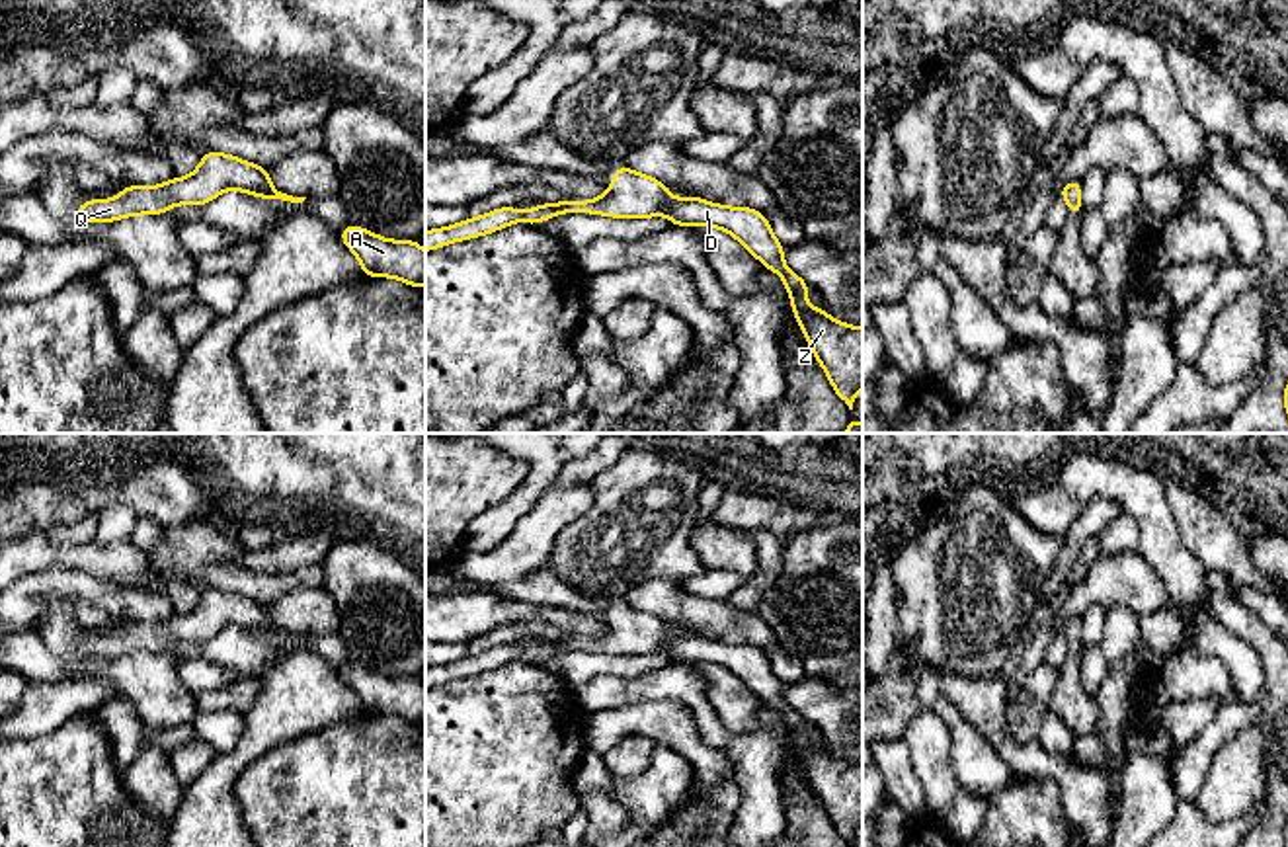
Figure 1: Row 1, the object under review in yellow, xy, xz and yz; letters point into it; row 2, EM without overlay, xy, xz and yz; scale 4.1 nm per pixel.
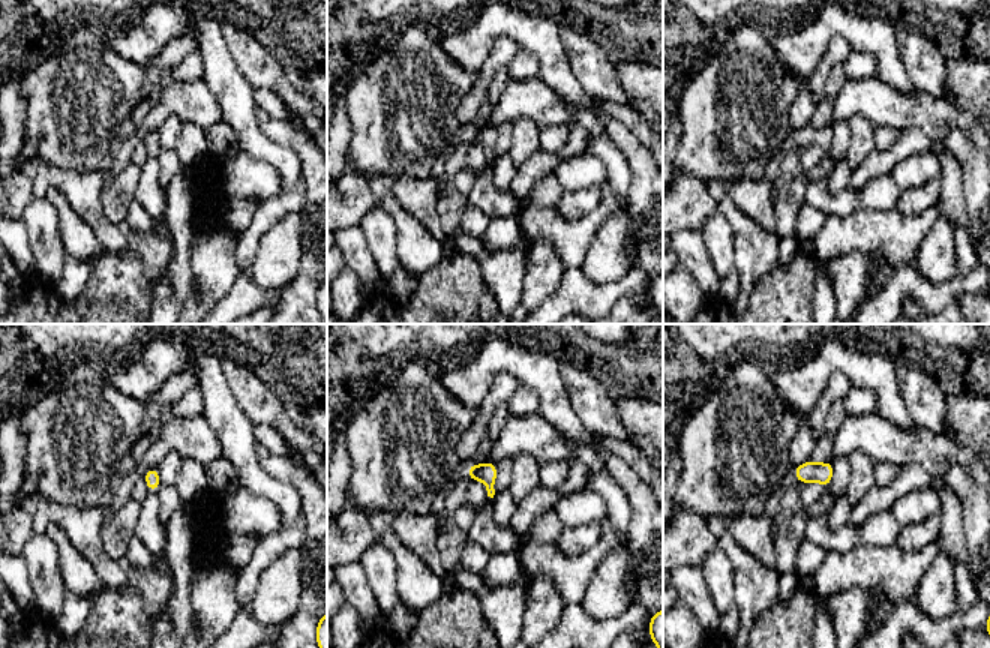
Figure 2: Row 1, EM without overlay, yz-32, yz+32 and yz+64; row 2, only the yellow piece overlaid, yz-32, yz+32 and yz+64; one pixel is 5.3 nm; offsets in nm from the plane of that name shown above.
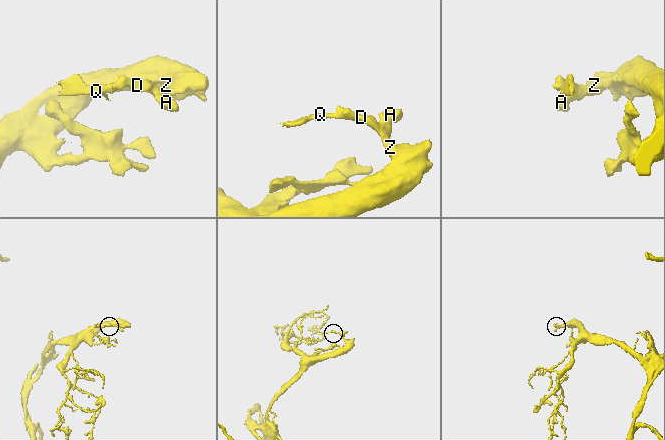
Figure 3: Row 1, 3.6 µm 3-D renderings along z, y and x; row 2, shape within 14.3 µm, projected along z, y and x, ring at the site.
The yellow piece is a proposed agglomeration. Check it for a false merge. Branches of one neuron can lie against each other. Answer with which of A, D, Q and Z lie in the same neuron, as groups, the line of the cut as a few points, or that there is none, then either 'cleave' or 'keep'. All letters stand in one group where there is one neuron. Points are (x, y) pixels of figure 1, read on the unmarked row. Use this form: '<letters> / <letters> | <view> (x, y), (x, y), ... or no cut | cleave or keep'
A D Q Z | no cut | keep

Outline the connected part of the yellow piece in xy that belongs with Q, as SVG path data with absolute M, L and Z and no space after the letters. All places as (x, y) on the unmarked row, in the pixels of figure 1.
M209 587L203 591L197 607L187 615L172 615L166 621L150 625L123 623L117 636L90 636L78 642L70 658L113 660L135 652L150 654L170 650L178 640L203 644L226 626L291 640L302 640L306 636L273 626L267 605Z

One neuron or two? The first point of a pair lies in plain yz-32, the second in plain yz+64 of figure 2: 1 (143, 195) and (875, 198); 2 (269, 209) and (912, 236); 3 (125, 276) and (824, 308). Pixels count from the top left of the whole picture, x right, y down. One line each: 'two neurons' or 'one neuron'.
1: one neuron
2: one neuron
3: two neurons

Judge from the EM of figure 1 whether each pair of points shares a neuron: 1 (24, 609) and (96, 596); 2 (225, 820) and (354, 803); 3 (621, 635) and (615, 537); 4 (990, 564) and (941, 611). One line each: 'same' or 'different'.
1: same
2: different
3: different
4: same

